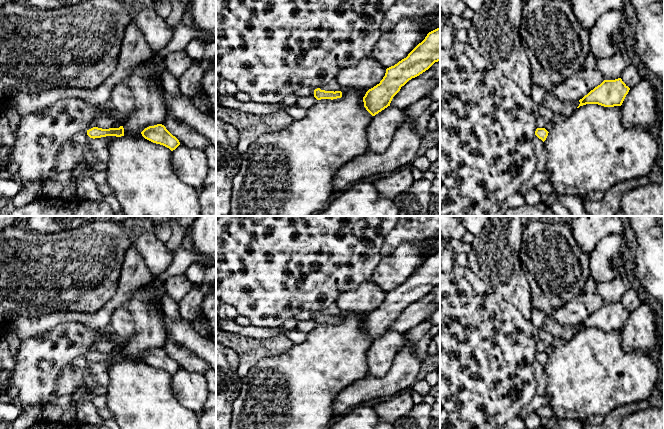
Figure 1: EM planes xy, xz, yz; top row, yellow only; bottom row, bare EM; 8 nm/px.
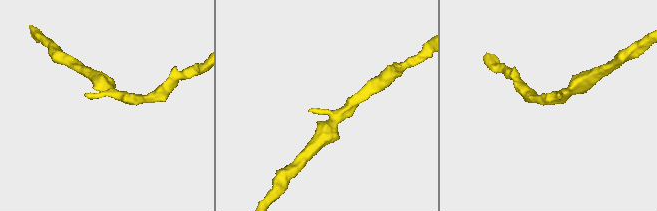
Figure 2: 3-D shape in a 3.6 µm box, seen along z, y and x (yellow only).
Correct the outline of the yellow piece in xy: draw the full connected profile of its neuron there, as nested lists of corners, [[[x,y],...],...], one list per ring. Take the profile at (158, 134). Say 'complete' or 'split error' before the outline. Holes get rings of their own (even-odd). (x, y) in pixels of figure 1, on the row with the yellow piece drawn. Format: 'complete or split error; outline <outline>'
complete; outline [[[162,124],[149,126],[145,128],[141,134],[145,139],[153,143],[163,145],[171,151],[175,150],[180,145],[179,140]]]

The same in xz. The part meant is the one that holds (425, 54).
complete; outline [[[440,28],[429,32],[406,58],[386,69],[380,83],[369,89],[363,97],[364,107],[375,116],[390,106],[393,97],[402,86],[438,61],[440,61]]]

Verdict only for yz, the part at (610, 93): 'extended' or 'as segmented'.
as segmented

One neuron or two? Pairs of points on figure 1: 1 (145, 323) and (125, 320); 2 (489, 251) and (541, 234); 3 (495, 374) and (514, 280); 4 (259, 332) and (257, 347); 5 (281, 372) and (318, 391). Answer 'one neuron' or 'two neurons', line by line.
1: two neurons
2: two neurons
3: two neurons
4: two neurons
5: one neuron

